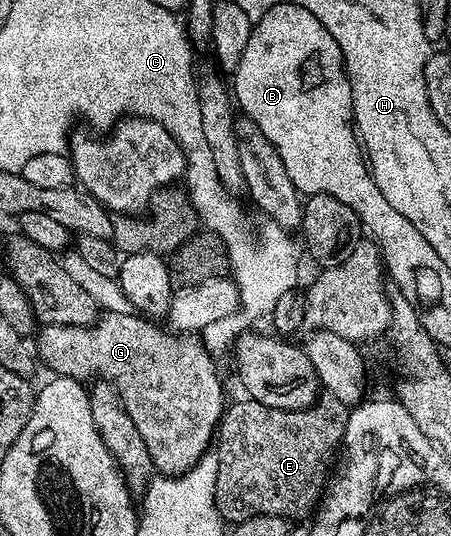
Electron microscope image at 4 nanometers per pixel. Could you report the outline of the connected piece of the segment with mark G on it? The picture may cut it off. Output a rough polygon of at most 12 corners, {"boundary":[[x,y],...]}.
{"boundary":[[133,311],[46,325],[50,374],[109,382],[154,470],[210,452],[221,381],[200,336]]}

